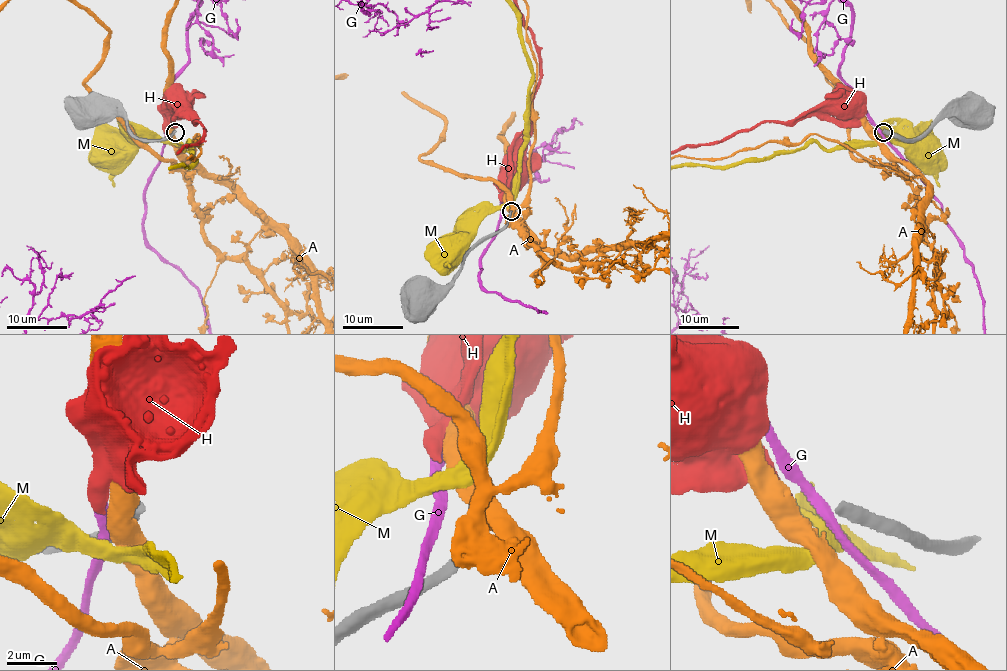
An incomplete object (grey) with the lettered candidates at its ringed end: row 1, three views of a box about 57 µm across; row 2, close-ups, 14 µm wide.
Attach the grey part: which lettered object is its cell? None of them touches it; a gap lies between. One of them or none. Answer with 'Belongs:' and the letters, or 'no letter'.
Belongs: no letter

